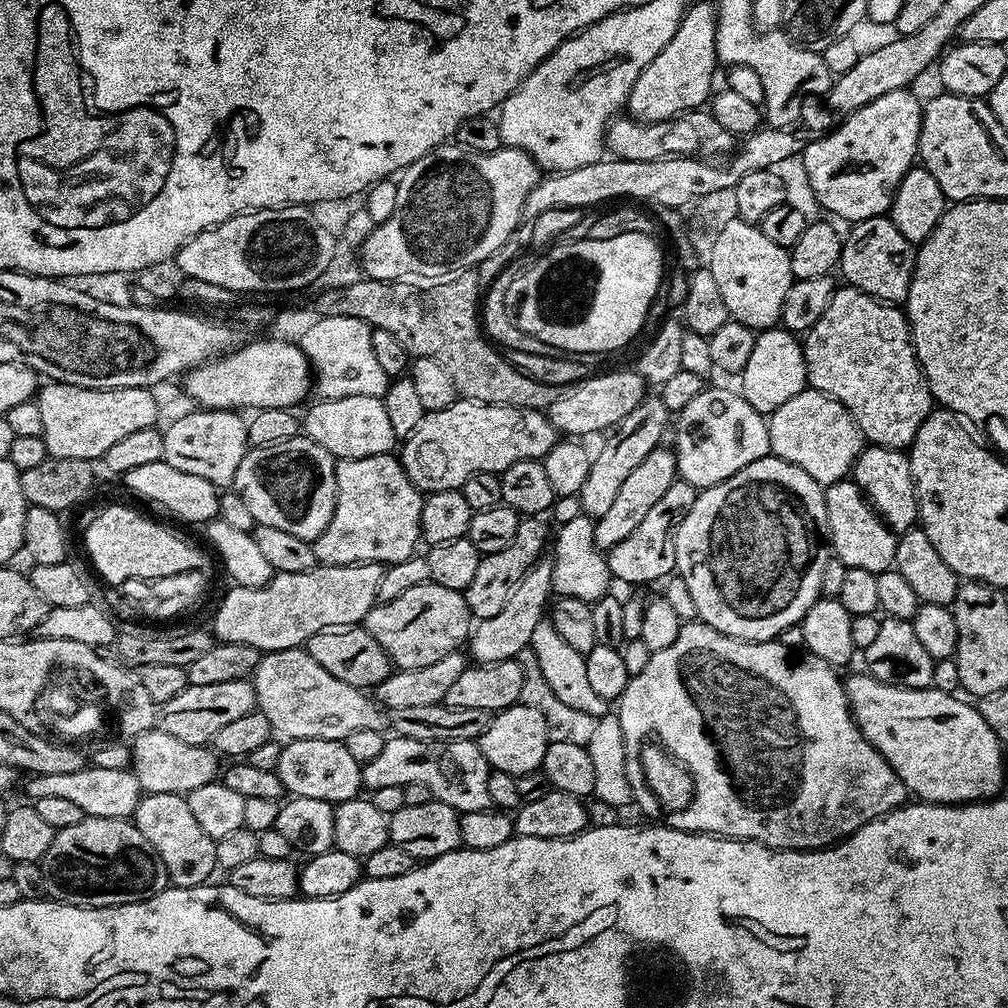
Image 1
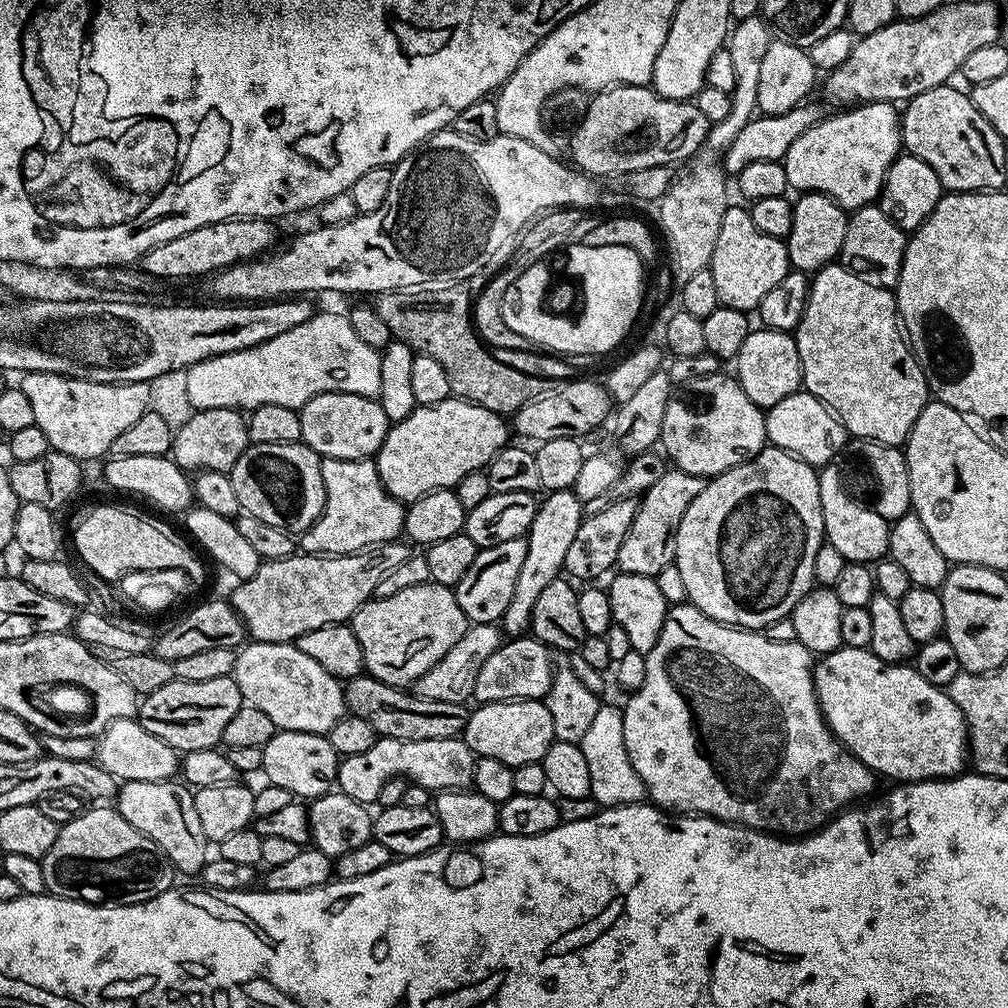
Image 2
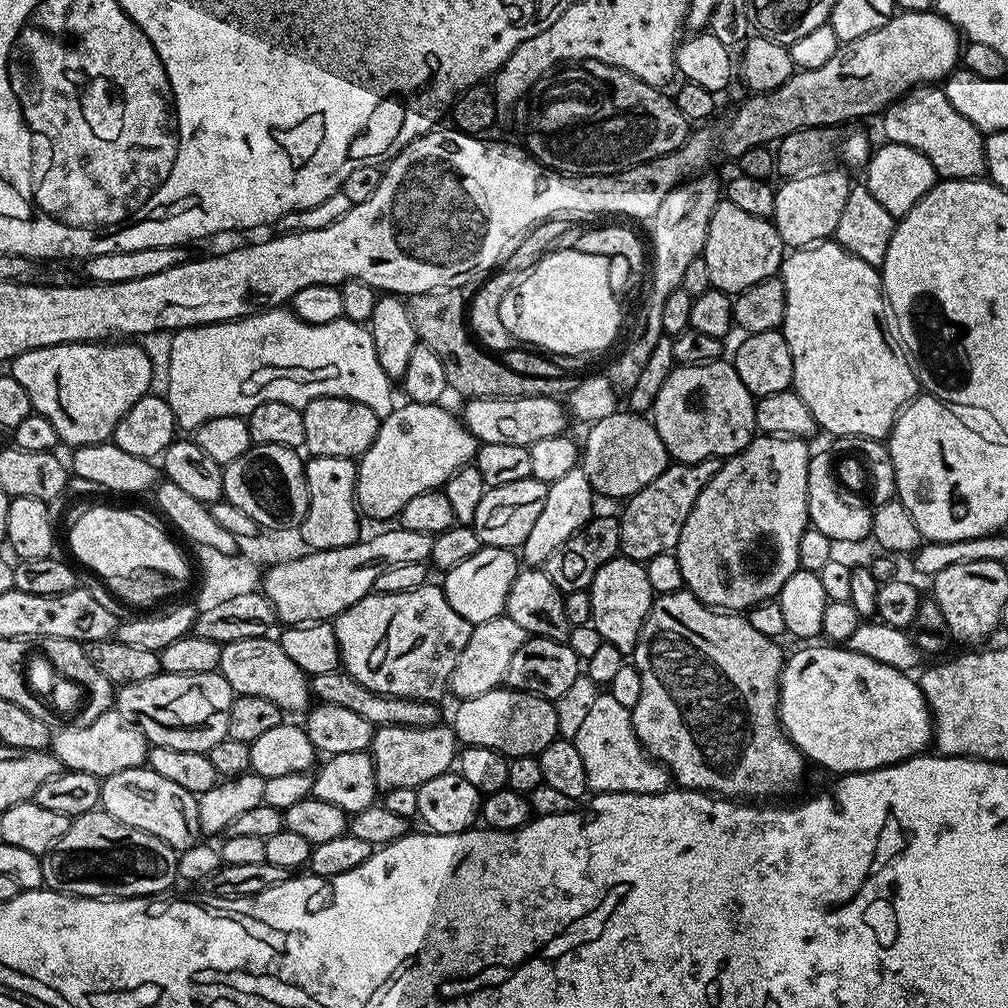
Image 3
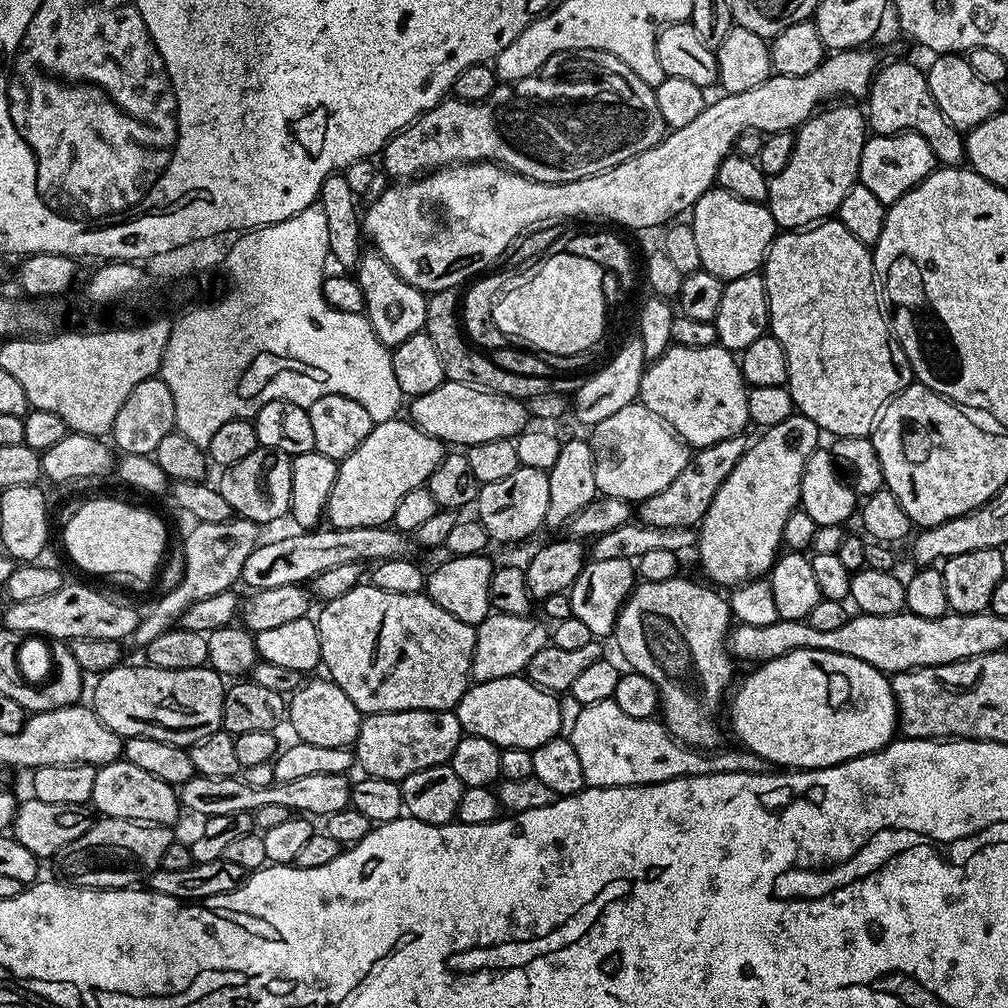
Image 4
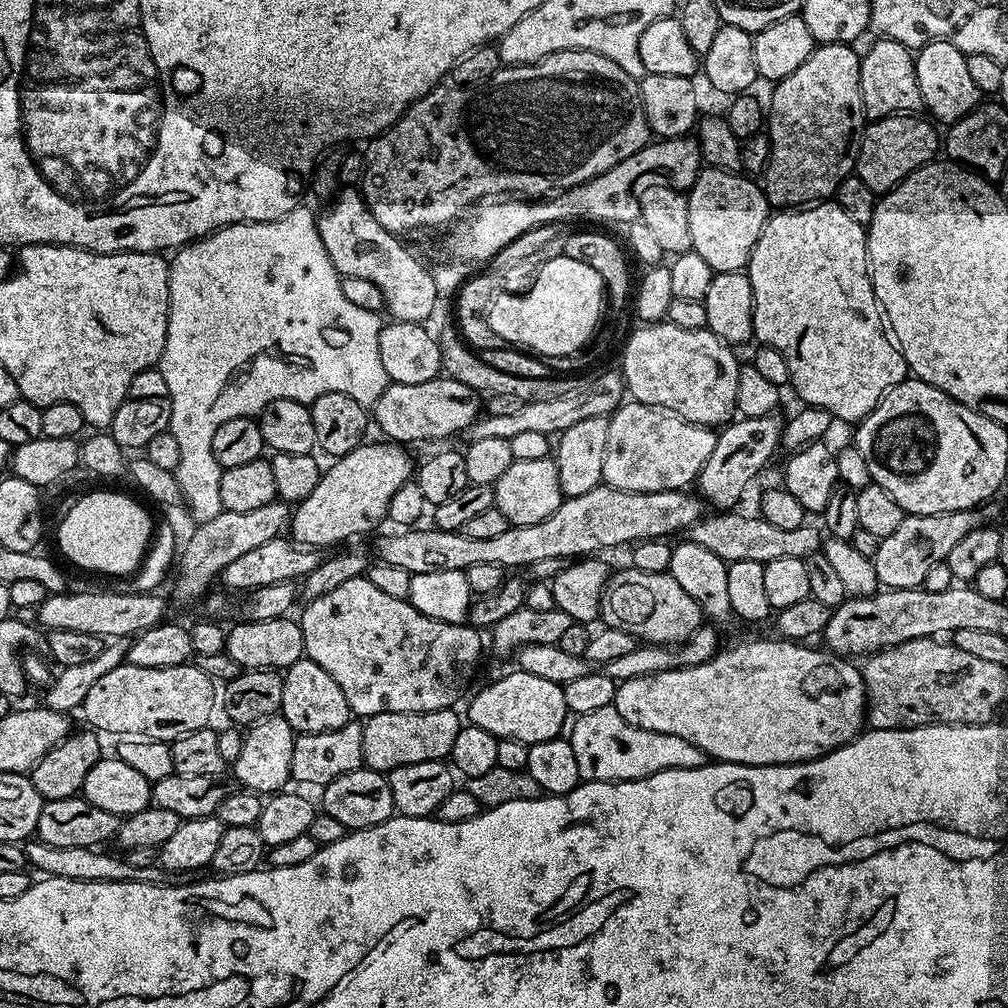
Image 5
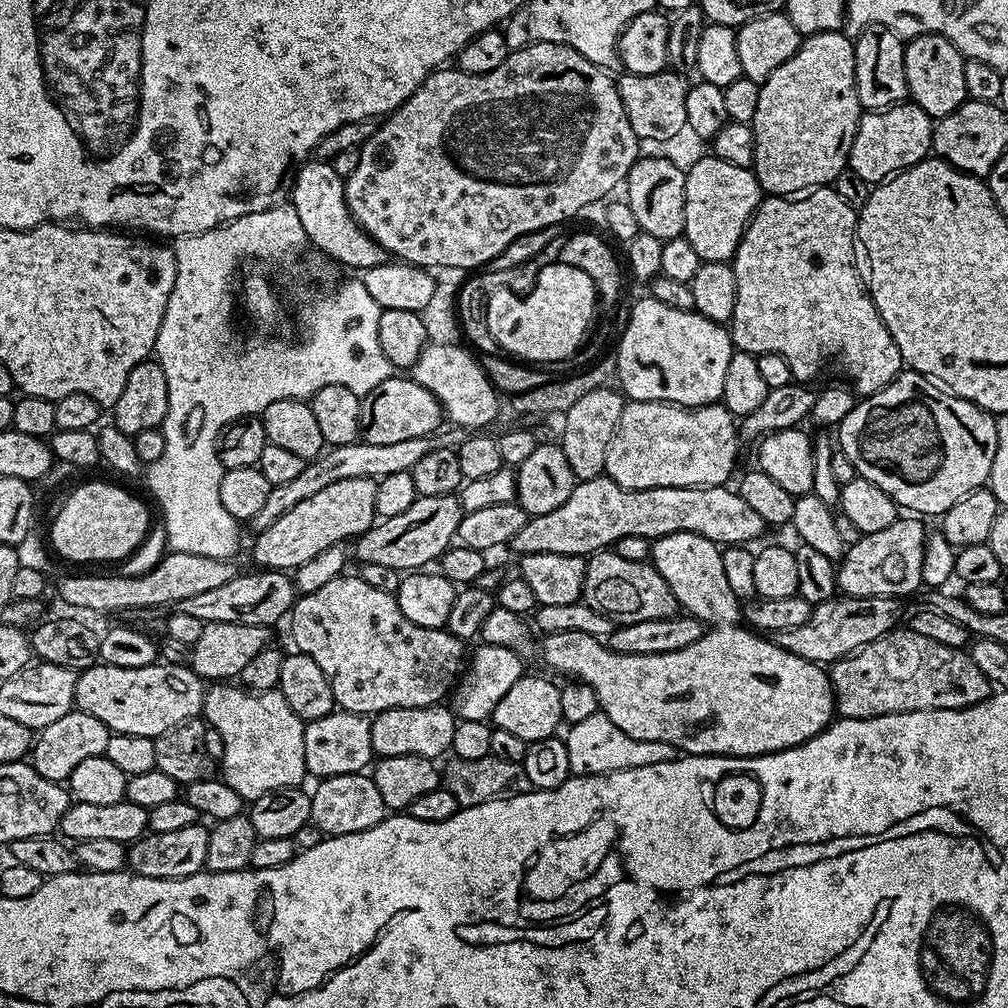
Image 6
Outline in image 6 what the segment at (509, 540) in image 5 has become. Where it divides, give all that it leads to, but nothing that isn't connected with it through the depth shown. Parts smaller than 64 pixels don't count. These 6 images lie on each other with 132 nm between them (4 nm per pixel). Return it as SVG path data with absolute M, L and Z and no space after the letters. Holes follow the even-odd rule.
M596 476L593 480L582 480L575 485L570 498L558 506L556 510L533 516L514 534L510 545L511 551L525 556L526 554L574 554L585 558L594 552L615 546L618 538L626 538L630 534L638 534L649 542L657 536L689 532L698 534L718 546L733 544L751 545L766 531L764 520L740 497L739 491L728 486L710 486L709 488L647 488L646 490L628 490L618 486L609 476Z

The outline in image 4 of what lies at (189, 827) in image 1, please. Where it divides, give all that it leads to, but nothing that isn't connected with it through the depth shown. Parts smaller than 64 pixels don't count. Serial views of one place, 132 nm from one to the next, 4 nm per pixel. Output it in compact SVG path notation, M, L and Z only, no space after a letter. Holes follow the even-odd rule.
M123 758L97 767L90 804L101 817L139 820L141 824L172 826L182 813L180 797L173 785L162 782L162 778L154 778L154 774L146 774L146 770Z

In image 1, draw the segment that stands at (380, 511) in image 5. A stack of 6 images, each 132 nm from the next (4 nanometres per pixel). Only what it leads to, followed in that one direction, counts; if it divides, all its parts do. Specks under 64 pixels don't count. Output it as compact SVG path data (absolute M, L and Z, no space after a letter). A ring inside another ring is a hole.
M458 398L450 406L437 412L425 412L422 422L403 441L398 452L400 465L406 470L410 482L421 493L438 490L460 489L470 478L479 472L502 473L514 462L523 460L543 460L547 452L558 443L556 428L548 421L547 415L539 408L519 408L501 404L477 404L475 400Z

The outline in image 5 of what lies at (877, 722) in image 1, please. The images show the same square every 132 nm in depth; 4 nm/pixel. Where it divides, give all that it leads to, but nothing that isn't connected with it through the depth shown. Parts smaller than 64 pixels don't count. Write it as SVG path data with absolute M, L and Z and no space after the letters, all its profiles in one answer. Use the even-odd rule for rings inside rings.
M771 638L772 640L748 640L745 644L736 644L733 648L728 646L721 647L720 651L716 653L713 660L708 660L704 664L698 666L690 666L689 668L679 668L678 670L666 670L658 674L650 674L644 676L644 704L615 704L614 707L618 710L618 714L622 714L622 718L626 718L626 722L630 722L634 726L638 726L642 730L654 730L658 734L678 734L678 738L686 738L686 742L694 742L694 746L698 746L698 750L702 750L713 761L723 762L726 764L802 764L806 760L816 760L820 756L825 756L827 752L832 752L836 748L840 748L843 744L849 744L854 737L860 735L862 729L866 724L866 693L864 691L864 678L859 667L856 668L851 659L841 658L827 650L819 650L815 652L814 649L808 648L812 646L805 646L800 642L793 642L783 638Z

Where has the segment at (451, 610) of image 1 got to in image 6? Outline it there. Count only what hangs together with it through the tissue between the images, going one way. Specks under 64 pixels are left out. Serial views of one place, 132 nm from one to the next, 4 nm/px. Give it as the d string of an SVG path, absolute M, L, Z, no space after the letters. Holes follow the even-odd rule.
M341 574L334 578L334 582L326 582L326 586L322 586L319 590L314 590L314 594L303 594L292 605L290 613L290 621L292 620L292 640L295 651L306 654L310 658L314 658L314 662L318 662L318 667L322 669L322 674L326 674L326 678L330 682L330 690L334 690L334 698L337 705L346 712L359 712L361 714L375 714L377 712L385 712L391 708L425 708L431 704L439 705L440 700L449 695L455 689L458 683L458 677L461 675L462 669L466 664L466 652L464 656L465 641L459 640L457 636L452 636L444 628L427 628L426 626L414 626L414 622L410 622L410 618L406 618L406 614L402 614L402 610L398 606L395 595L391 592L383 592L382 590L374 590L374 586L369 586L359 574Z

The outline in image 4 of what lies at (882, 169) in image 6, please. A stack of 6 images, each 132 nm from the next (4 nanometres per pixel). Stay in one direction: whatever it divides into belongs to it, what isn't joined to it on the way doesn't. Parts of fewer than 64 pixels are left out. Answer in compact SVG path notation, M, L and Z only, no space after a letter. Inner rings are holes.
M895 132L892 136L869 135L862 146L859 183L871 190L885 206L902 198L920 184L937 167L938 161L930 142L917 132Z

